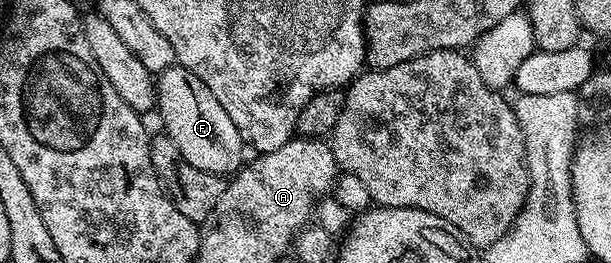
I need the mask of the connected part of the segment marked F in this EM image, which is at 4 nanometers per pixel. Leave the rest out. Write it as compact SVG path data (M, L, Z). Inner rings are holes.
M178 63L163 70L157 77L157 114L163 120L162 132L173 143L177 143L177 151L193 167L201 171L231 175L244 164L243 149L245 142L237 131L233 119L229 119L229 111L217 103L217 95L197 79L195 73Z

